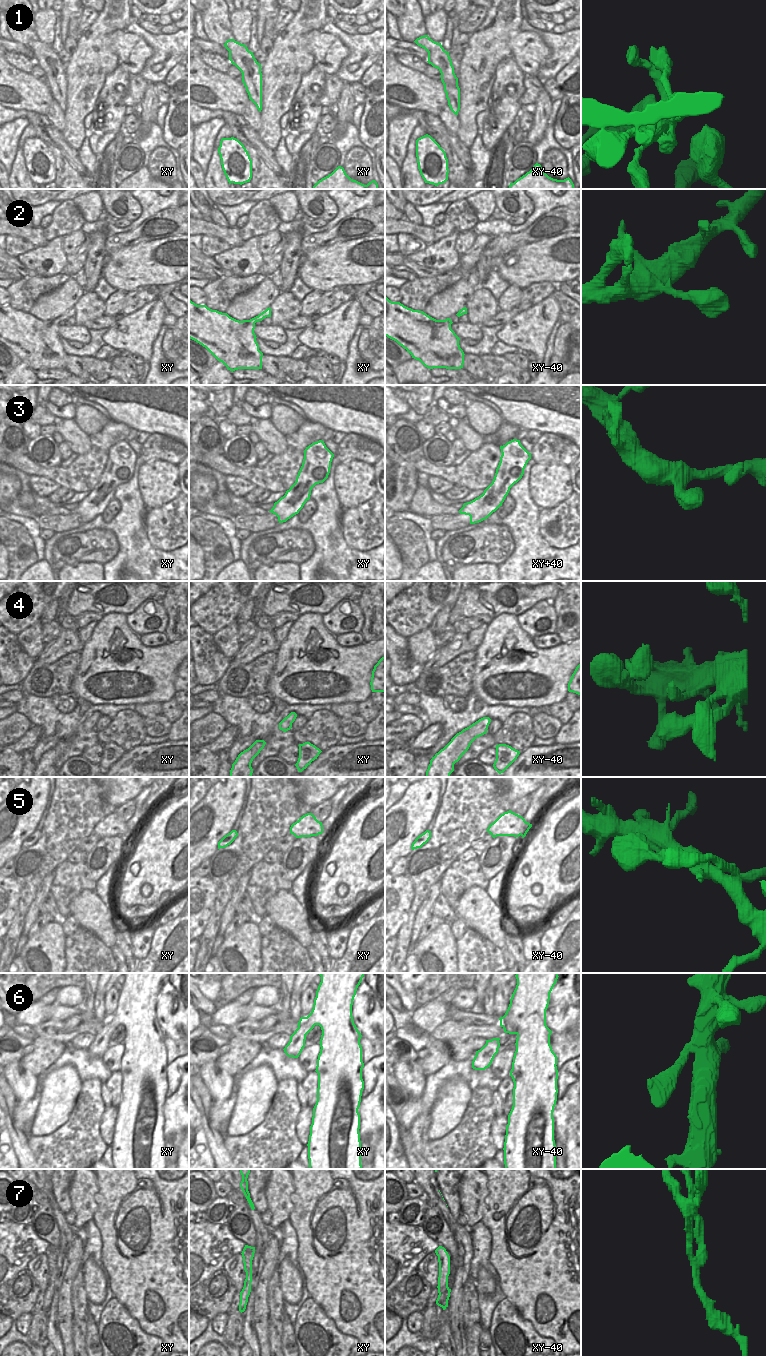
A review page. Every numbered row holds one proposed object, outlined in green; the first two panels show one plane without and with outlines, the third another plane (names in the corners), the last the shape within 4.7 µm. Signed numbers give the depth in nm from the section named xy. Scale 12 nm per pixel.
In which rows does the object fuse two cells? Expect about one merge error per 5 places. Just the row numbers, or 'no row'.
6, 7.

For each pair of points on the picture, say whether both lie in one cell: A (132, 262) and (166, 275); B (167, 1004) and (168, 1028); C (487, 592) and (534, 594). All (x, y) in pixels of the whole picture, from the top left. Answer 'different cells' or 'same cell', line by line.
A: same cell
B: same cell
C: same cell

